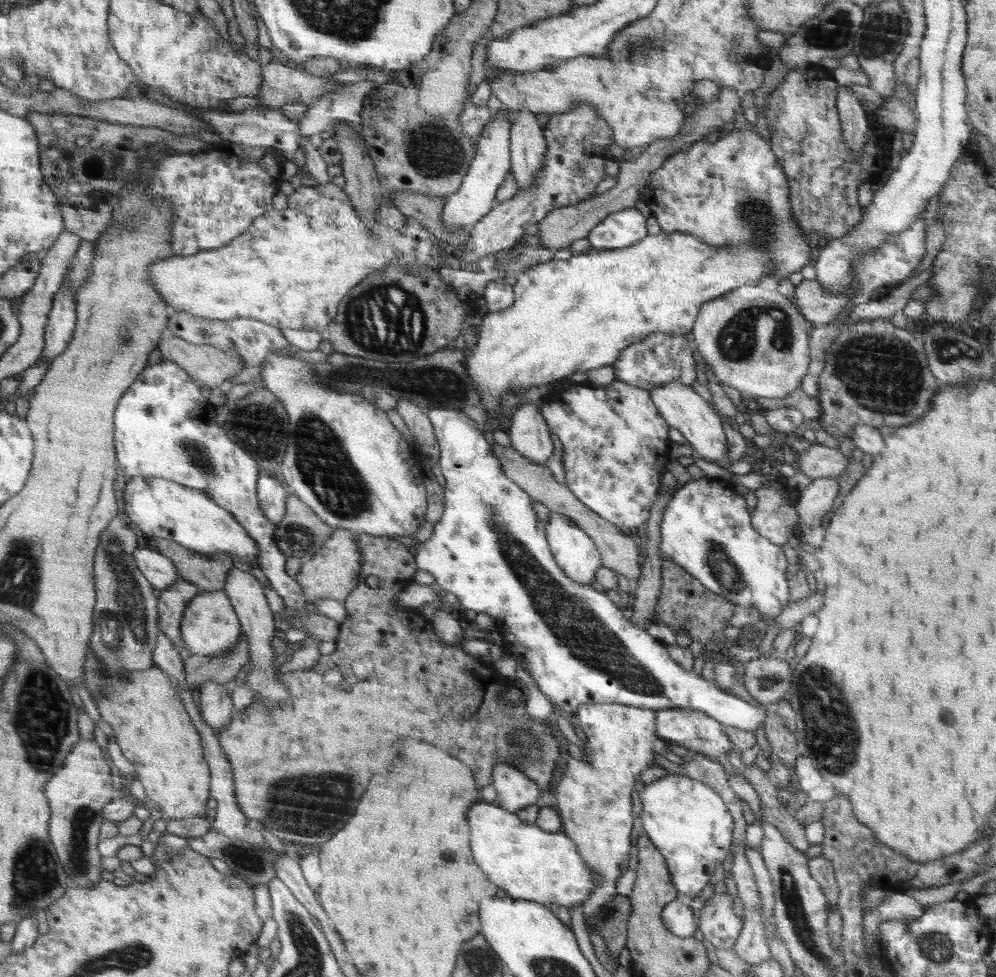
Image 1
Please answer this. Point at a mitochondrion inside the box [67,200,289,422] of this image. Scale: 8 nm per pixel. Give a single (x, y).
(126, 322)

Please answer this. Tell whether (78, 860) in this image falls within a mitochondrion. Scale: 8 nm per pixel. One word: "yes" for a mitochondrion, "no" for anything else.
yes

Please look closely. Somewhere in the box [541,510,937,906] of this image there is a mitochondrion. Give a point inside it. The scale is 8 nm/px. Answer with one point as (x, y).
(834, 739)

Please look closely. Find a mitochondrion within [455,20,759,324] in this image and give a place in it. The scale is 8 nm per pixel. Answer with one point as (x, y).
(641, 48)

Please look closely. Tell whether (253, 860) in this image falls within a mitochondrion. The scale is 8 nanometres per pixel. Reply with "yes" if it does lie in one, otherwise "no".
yes

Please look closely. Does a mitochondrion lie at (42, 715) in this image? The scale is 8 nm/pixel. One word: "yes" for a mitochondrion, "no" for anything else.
yes

